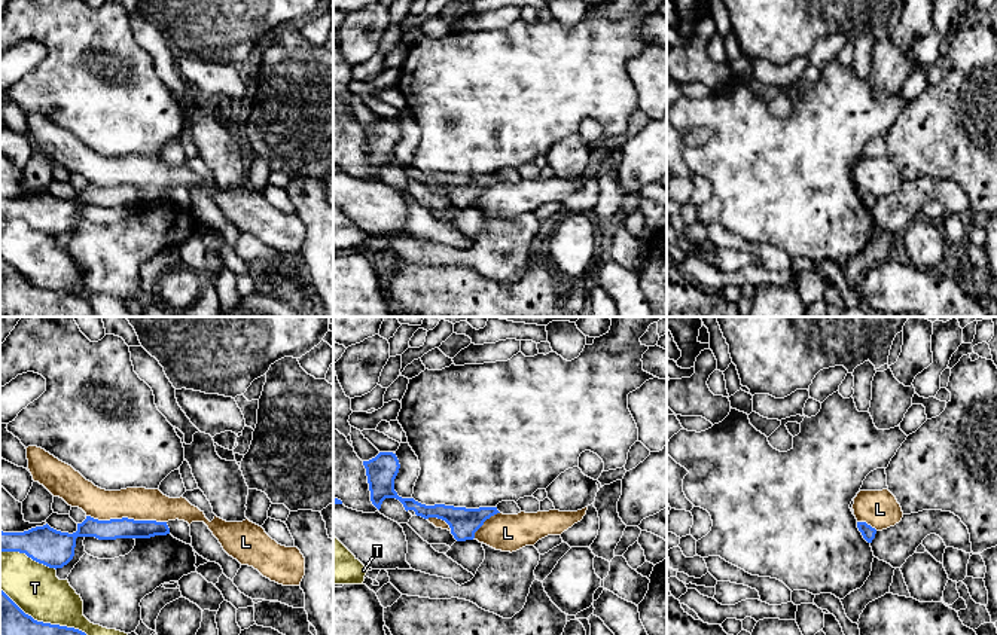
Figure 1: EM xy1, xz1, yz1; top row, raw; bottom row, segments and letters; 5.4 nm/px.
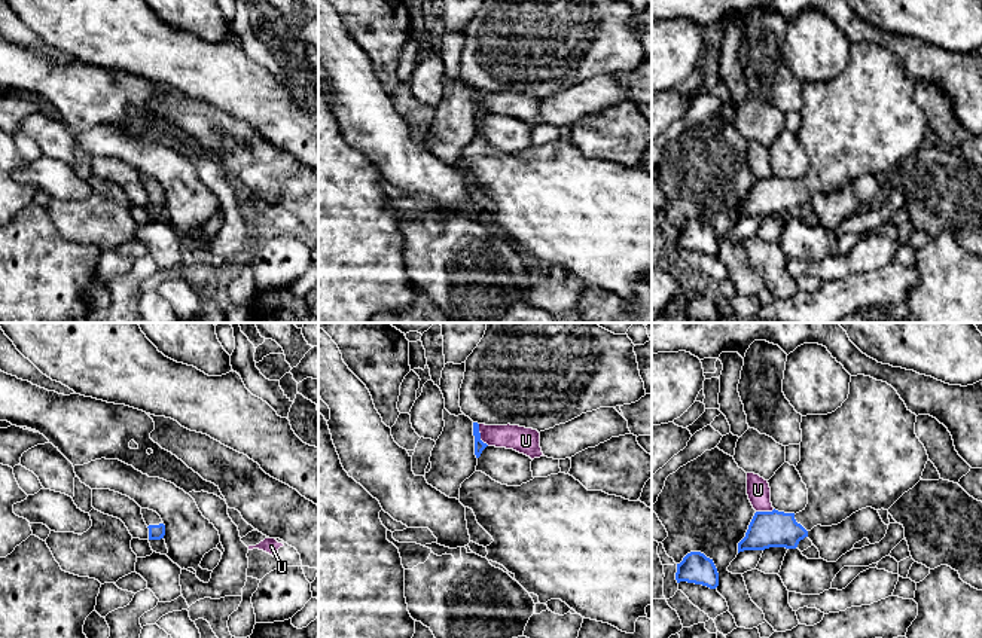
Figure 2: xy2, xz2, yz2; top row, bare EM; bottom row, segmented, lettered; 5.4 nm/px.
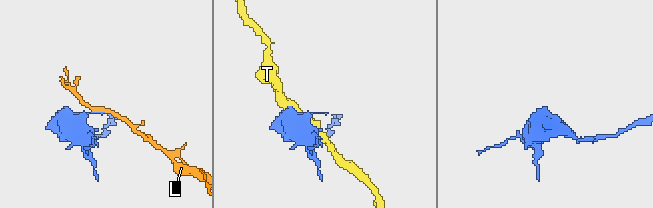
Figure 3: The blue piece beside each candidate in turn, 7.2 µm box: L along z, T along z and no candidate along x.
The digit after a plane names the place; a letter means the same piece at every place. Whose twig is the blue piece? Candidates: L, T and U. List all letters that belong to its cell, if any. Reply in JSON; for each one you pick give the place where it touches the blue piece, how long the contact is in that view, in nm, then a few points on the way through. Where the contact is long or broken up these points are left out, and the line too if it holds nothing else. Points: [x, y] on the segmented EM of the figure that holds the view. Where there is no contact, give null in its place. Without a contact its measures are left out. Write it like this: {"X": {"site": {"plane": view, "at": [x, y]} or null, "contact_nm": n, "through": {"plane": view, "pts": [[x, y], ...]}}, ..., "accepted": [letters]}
{"accepted": []}

